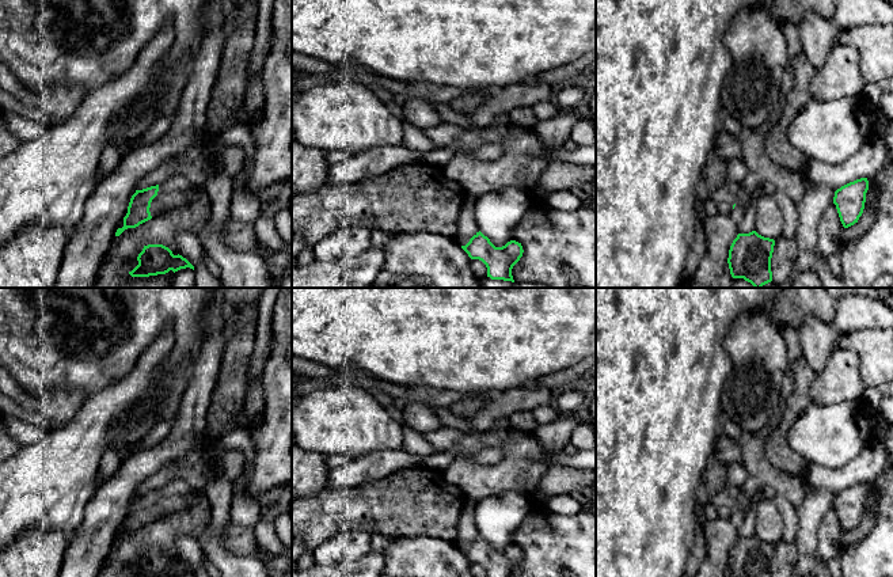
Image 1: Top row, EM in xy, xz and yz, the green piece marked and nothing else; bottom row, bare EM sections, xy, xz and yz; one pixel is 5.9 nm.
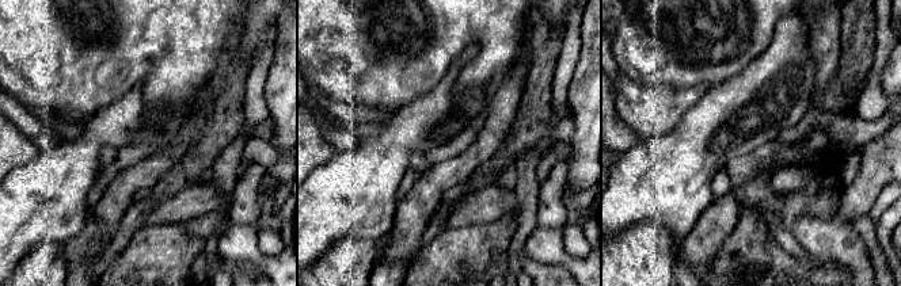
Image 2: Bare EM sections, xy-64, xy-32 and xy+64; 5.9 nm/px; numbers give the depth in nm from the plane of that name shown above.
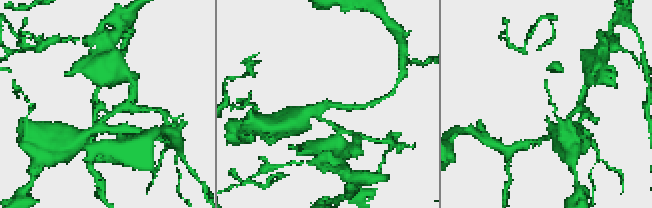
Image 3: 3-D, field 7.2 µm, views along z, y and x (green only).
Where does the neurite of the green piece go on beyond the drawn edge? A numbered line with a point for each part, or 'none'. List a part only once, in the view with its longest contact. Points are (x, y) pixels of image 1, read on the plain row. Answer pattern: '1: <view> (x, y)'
1: xy (173, 498)

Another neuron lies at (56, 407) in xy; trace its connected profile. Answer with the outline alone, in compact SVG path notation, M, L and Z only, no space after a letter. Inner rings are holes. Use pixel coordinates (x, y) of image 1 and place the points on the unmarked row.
M53 391L50 394L28 392L39 401L38 415L45 429L60 426L80 409L83 395L79 391Z

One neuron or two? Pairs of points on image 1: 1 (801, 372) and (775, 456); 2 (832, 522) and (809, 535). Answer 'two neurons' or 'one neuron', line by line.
1: one neuron
2: two neurons

